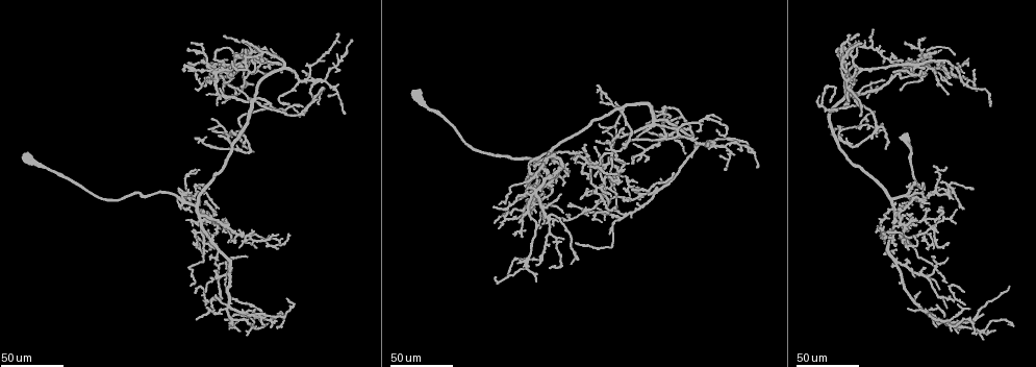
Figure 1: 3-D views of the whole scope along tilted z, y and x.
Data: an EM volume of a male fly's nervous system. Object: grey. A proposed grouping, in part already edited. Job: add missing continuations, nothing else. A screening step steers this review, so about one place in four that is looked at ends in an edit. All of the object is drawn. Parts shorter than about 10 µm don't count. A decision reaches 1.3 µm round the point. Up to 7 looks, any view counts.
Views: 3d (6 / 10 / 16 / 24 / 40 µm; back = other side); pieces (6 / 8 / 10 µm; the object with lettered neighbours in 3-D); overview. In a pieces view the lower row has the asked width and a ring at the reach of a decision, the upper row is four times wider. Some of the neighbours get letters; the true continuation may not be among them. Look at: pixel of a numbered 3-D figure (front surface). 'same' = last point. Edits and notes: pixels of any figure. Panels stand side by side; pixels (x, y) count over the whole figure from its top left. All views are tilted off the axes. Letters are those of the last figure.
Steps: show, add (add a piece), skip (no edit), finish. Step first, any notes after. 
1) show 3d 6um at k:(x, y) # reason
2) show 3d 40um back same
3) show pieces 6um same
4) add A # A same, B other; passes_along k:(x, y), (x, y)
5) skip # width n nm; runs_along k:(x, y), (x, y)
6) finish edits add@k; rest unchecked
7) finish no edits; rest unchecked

show 3d 24um at 1:(217, 104) # free end

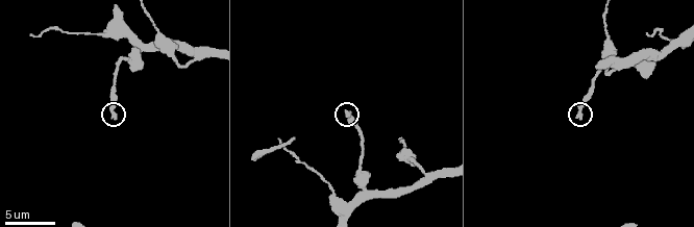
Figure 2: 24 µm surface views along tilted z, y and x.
show pieces 8um at 2:(576, 114)

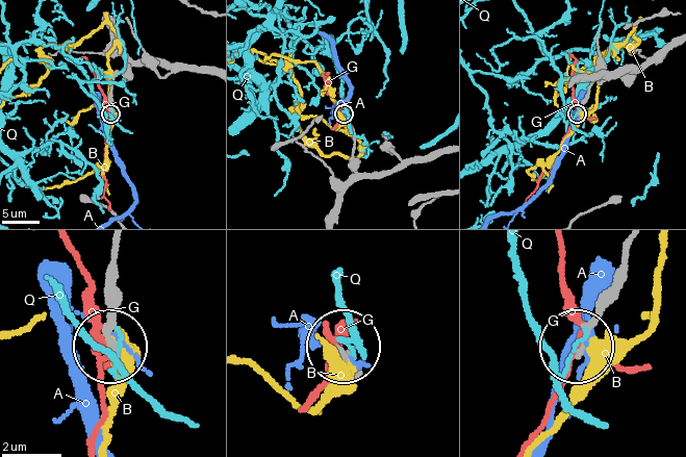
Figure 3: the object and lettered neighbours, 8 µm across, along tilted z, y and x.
skip # width 260 nm; A other, B other, G other, Q other; runs_along 3:(629, 249), (617, 293), (578, 350); no lettered piece goes on from it

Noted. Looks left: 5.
show 3d 40um at 1:(850, 102) # end of a long branch

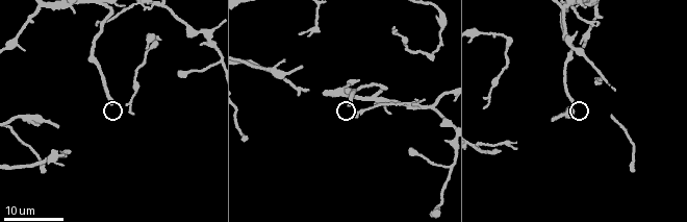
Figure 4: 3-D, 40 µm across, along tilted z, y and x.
show pieces 6um at 4:(574, 102)

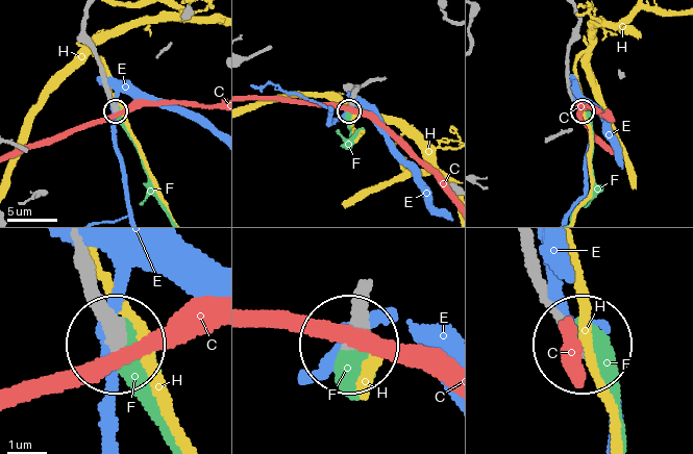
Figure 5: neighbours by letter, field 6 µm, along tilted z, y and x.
add F # C other, E other, F same, H other; passes_along 5:(527, 252), (547, 303), (585, 345), (615, 437); it goes on there

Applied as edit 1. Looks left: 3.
show overview # see it whole again

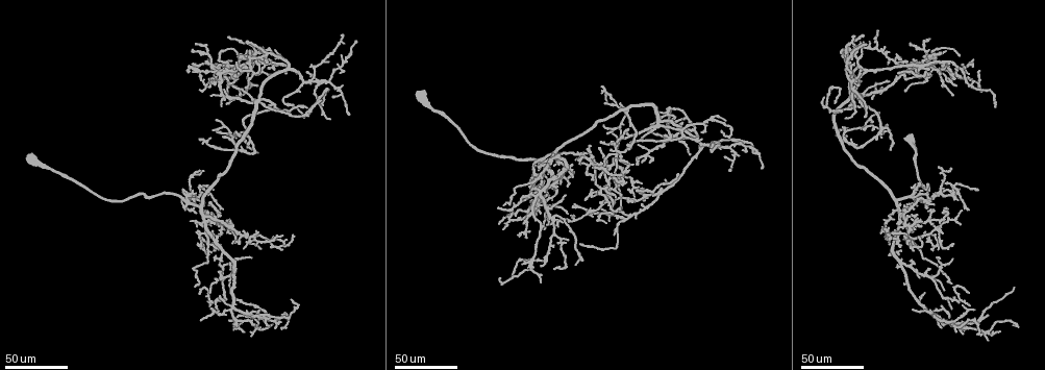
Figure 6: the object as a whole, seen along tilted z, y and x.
show 3d 40um at 6:(849, 105) # an open end

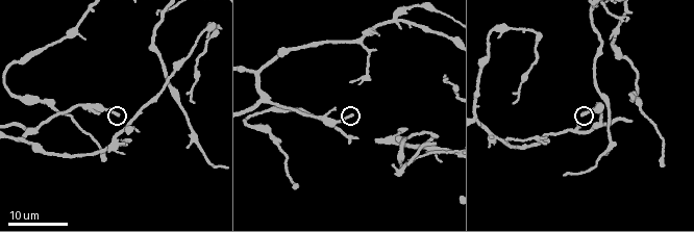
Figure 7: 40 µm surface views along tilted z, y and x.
show pieces 6um at 7:(581, 115)

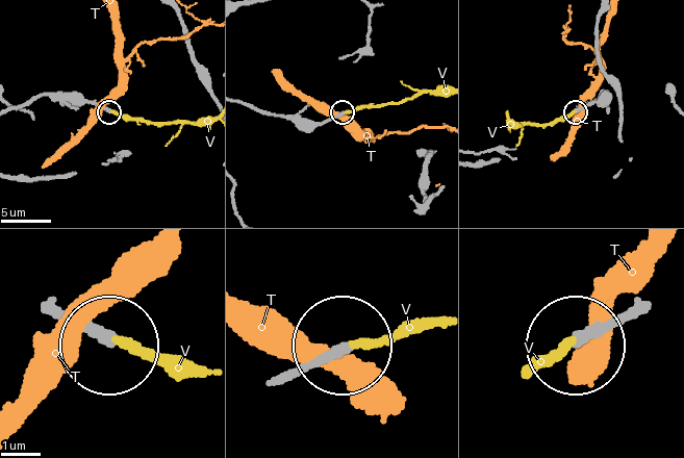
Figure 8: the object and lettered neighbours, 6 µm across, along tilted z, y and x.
add V # width 270 nm; T other, V same; passes_along 8:(91, 100), (132, 118), (207, 124); it goes on there

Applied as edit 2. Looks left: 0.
finish edits add@5, add@8; rest unchecked

